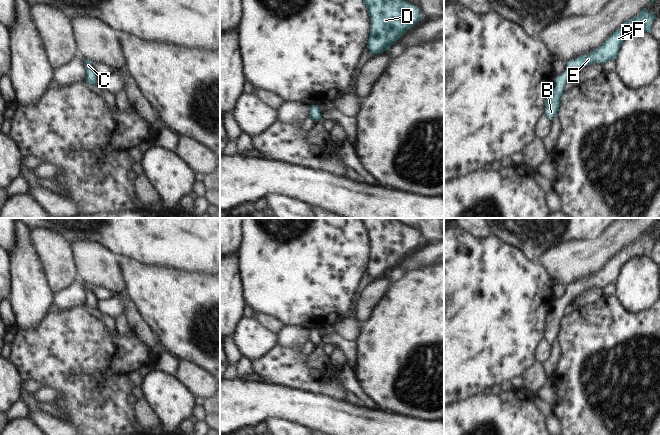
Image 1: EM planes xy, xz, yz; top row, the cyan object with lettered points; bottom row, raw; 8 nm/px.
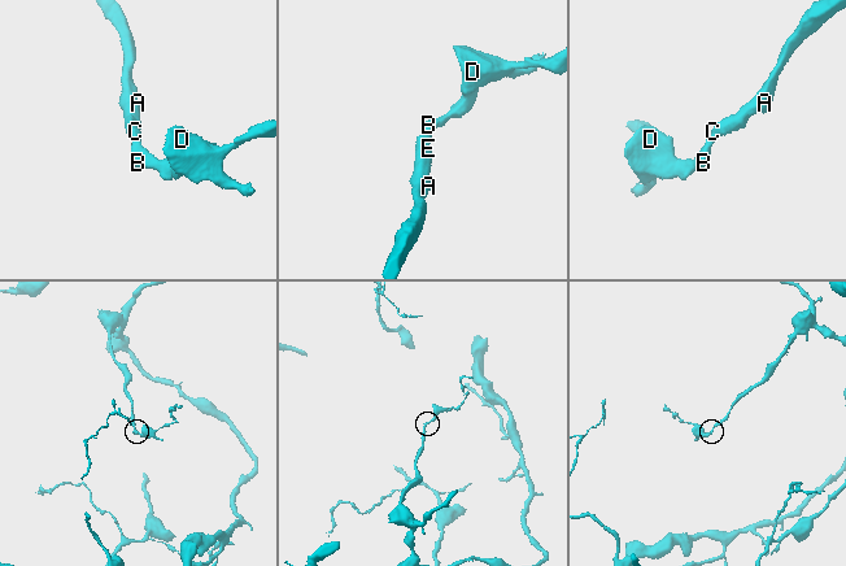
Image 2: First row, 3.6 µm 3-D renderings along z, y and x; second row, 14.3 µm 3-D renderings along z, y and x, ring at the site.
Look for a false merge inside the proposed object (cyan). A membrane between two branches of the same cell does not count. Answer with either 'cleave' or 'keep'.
keep

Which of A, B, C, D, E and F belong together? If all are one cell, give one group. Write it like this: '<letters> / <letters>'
A B C D E F

